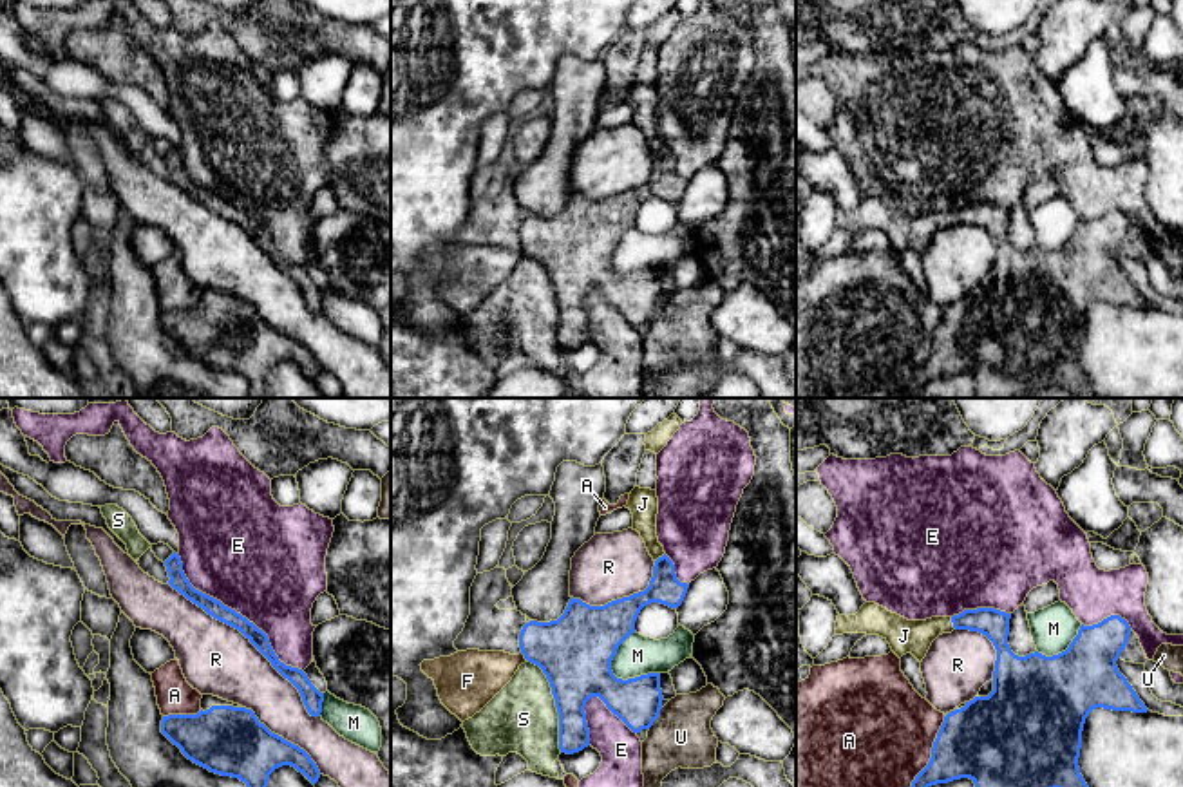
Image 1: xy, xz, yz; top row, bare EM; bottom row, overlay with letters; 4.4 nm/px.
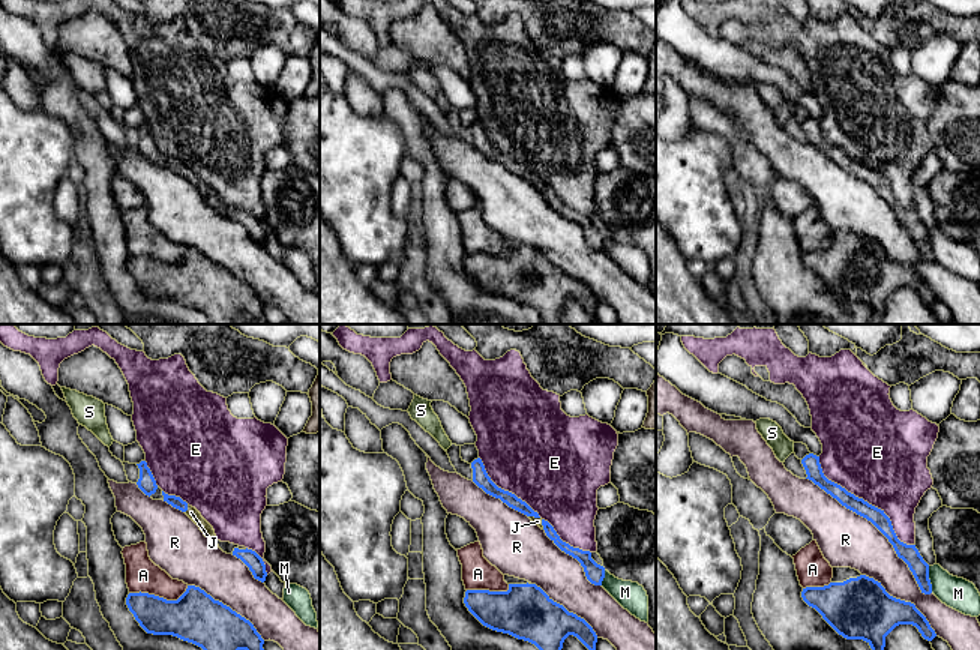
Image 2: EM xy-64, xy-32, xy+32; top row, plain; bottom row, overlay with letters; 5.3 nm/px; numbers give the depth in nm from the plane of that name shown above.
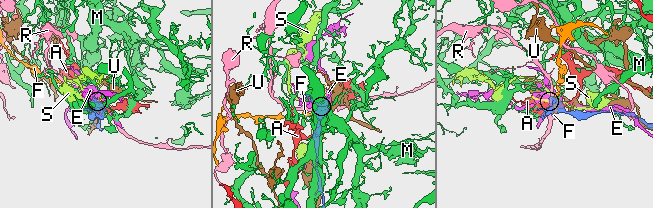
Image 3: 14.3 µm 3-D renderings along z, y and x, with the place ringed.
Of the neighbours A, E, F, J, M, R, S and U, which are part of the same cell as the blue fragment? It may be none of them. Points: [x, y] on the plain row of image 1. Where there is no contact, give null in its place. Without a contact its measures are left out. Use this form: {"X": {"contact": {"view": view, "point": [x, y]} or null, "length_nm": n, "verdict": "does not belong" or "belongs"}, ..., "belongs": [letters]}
{"A": {"contact": {"view": "yz", "point": [932, 351]}, "length_nm": 400, "verdict": "does not belong"}, "E": {"contact": {"view": "xy", "point": [236, 207]}, "length_nm": 750, "verdict": "does not belong"}, "F": {"contact": {"view": "yz", "point": [1046, 386]}, "length_nm": 260, "verdict": "does not belong"}, "J": {"contact": {"view": "yz", "point": [952, 216]}, "length_nm": 60, "verdict": "belongs"}, "M": {"contact": {"view": "xz", "point": [614, 250]}, "length_nm": 240, "verdict": "does not belong"}, "R": {"contact": {"view": "xy", "point": [250, 236]}, "length_nm": 900, "verdict": "does not belong"}, "S": {"contact": {"view": "xz", "point": [556, 299]}, "length_nm": 440, "verdict": "does not belong"}, "U": {"contact": {"view": "xz", "point": [657, 312]}, "length_nm": 120, "verdict": "does not belong"}, "belongs": ["J"]}

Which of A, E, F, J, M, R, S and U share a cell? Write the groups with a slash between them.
A / E / F / J / M / R / S / U

